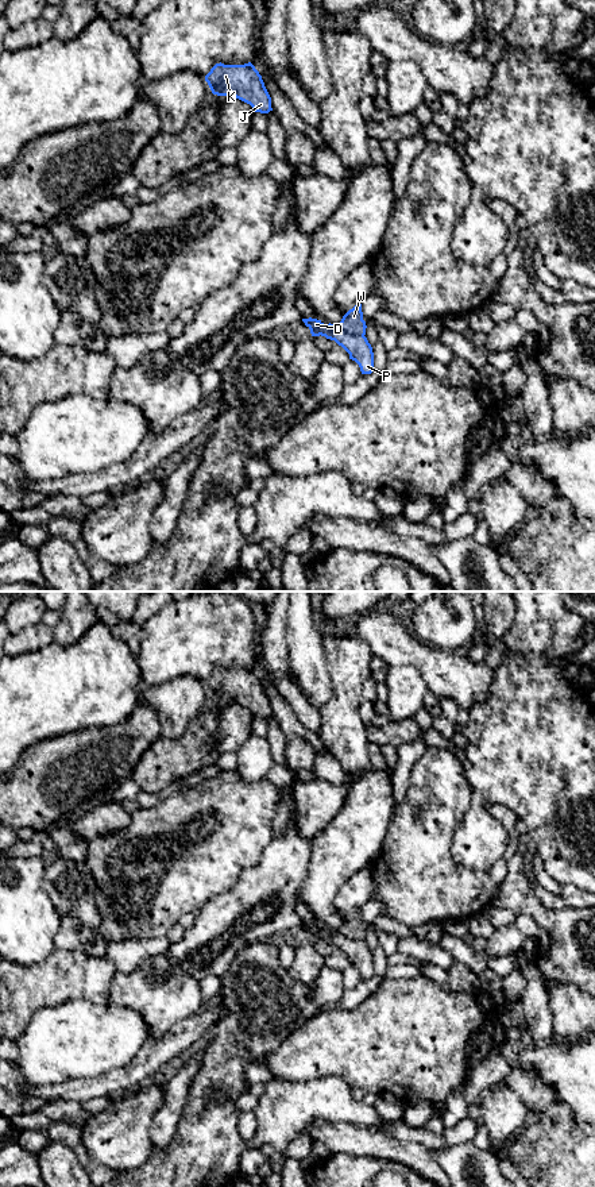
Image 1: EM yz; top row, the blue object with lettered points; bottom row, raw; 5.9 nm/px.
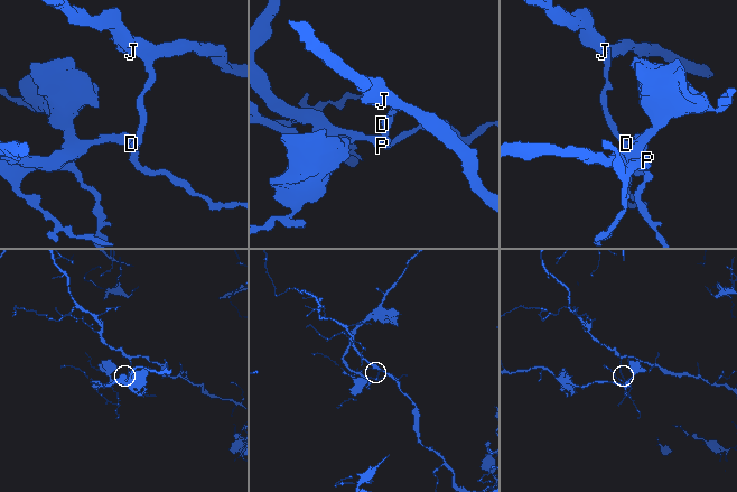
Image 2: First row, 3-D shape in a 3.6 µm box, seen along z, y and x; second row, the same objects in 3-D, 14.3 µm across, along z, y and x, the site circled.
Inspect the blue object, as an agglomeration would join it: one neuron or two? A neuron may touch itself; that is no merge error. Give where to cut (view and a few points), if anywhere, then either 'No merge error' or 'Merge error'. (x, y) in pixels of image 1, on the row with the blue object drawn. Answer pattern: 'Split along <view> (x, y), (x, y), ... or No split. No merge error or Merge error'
Split along yz (337, 324), (348, 332), (363, 336). Merge error

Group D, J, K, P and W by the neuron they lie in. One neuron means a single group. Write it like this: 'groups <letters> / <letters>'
groups D J K P / W

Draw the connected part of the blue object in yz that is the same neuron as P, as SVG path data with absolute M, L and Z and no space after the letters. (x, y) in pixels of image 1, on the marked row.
M302 319L305 325L310 329L312 336L325 336L335 340L348 354L349 359L355 361L362 374L371 374L374 369L374 352L366 336L355 336L345 332L339 324L324 324L317 319Z

